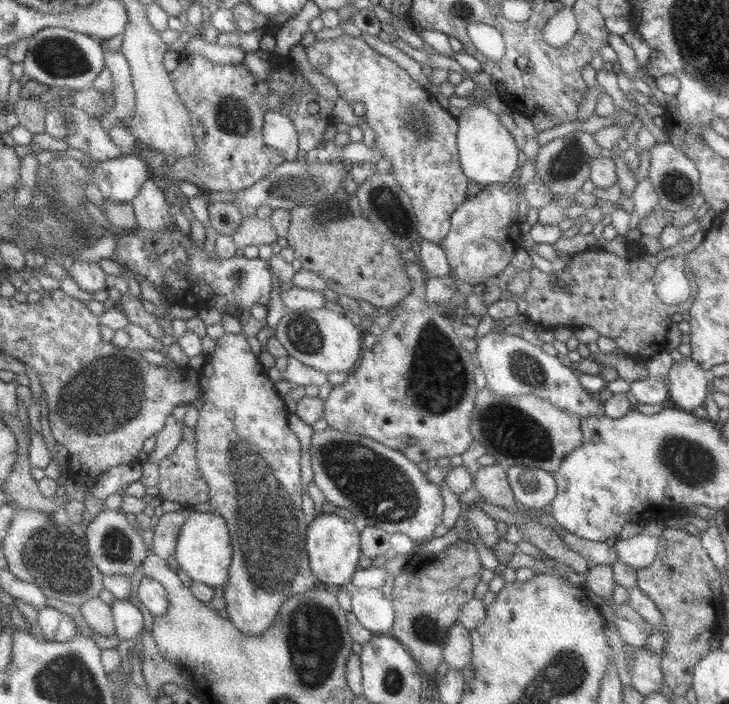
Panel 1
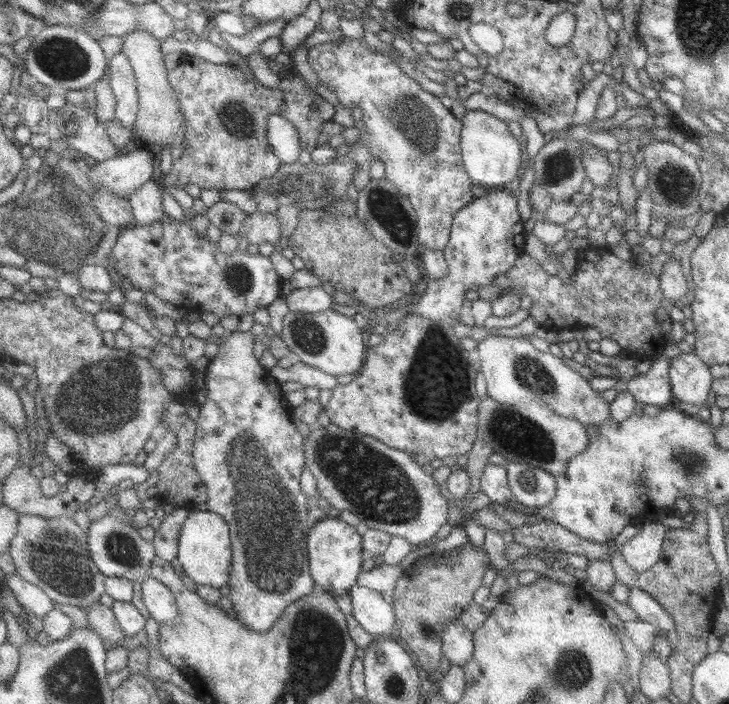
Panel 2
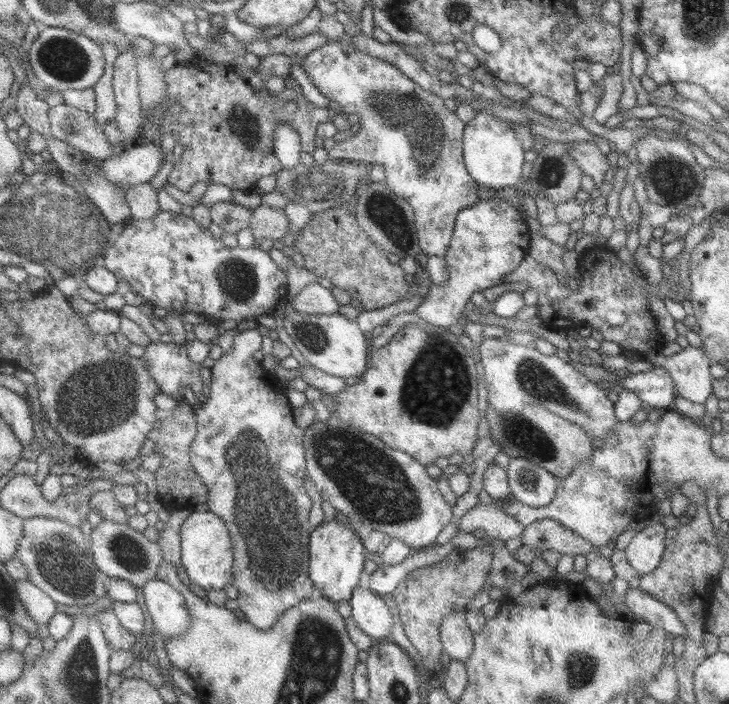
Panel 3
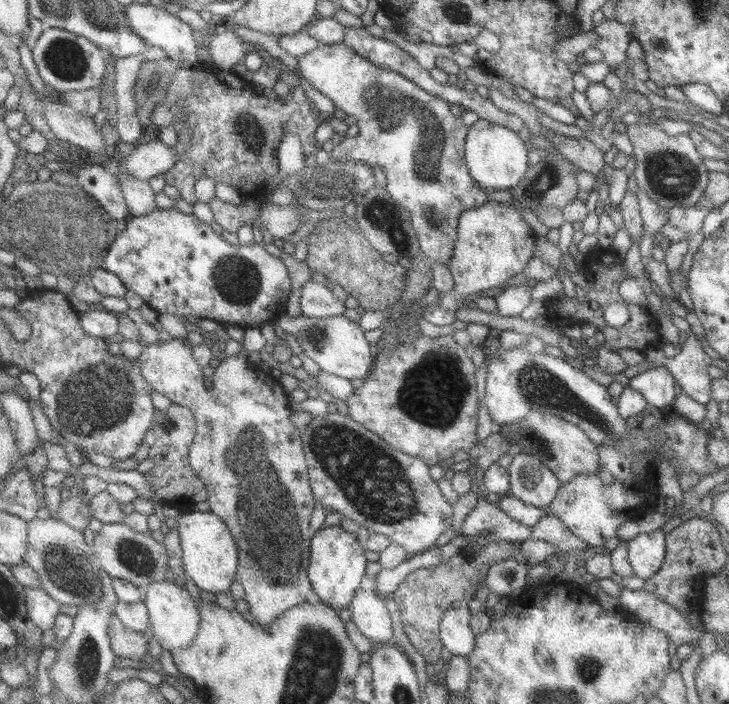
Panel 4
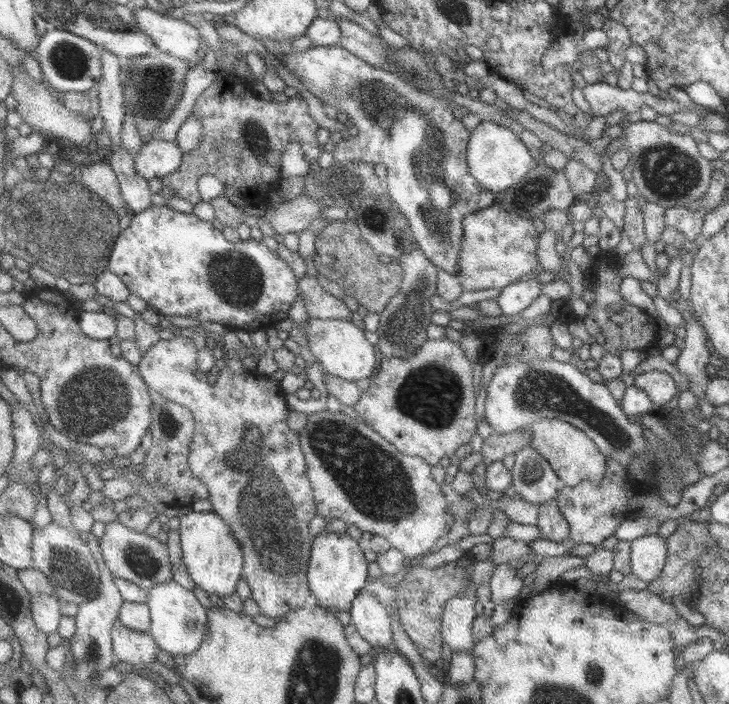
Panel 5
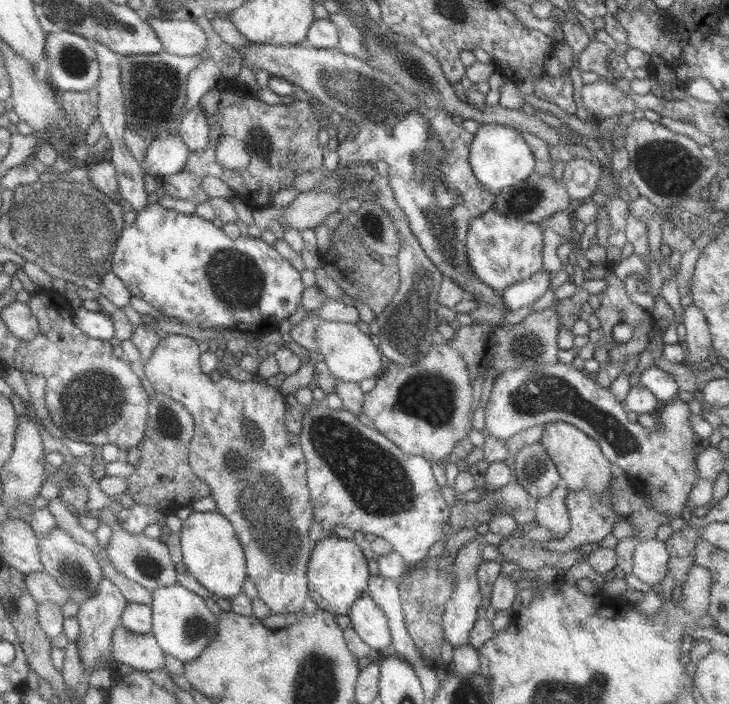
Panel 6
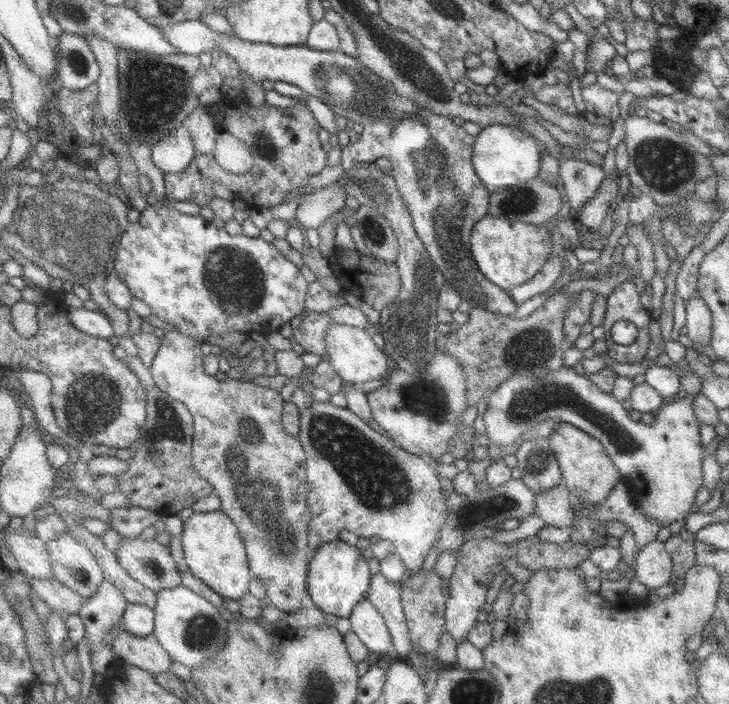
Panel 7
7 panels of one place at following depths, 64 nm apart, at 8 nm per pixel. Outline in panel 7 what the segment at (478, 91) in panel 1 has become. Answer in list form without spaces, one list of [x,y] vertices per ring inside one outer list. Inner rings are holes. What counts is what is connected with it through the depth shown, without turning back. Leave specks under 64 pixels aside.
[[[509,125],[481,127],[472,144],[471,166],[473,172],[489,193],[535,179],[539,159],[540,143],[534,139],[533,135]]]

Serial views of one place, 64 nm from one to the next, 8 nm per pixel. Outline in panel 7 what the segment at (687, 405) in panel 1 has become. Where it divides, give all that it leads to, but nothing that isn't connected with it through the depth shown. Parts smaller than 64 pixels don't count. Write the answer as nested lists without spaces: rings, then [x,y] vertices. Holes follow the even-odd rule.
[[[691,297],[684,302],[685,328],[687,328],[687,338],[696,344],[708,344],[711,332],[711,313],[702,300]]]

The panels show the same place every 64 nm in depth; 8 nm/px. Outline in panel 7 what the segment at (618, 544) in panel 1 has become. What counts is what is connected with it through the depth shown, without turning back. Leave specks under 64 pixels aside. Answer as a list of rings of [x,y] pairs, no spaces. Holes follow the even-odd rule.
[[[655,540],[642,546],[635,554],[633,566],[637,582],[646,586],[650,592],[665,586],[670,580],[672,562],[663,542]]]

